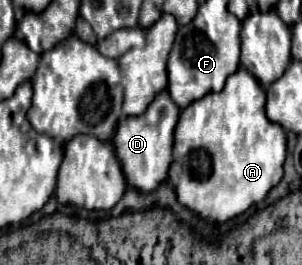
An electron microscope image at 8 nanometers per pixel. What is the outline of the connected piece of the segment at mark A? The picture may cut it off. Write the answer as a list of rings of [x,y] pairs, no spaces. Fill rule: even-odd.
[[[239,68],[227,78],[221,92],[209,92],[209,96],[195,100],[181,112],[175,128],[175,162],[169,168],[169,181],[183,206],[207,220],[227,222],[261,202],[279,184],[285,154],[285,130],[265,116],[265,90],[251,72]],[[197,148],[207,150],[207,158],[211,158],[209,180],[193,180],[181,166],[183,158]]]

